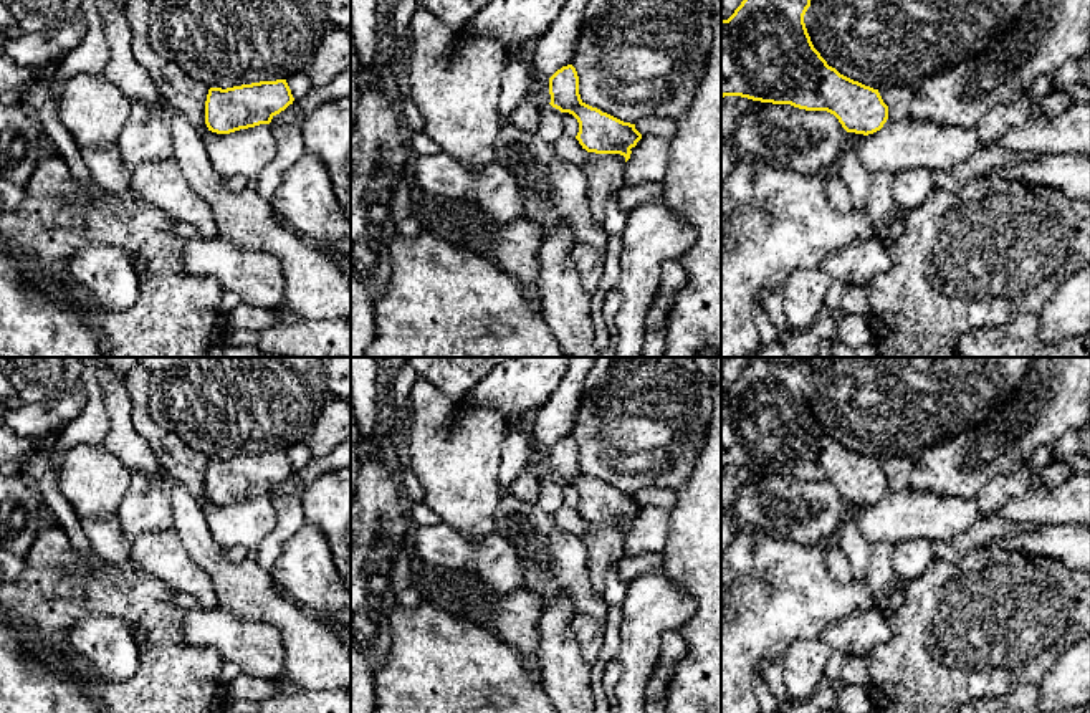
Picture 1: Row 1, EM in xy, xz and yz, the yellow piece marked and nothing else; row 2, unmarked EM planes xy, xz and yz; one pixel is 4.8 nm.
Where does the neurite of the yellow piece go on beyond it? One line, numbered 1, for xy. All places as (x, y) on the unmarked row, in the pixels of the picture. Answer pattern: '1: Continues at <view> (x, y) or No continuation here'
1: No continuation here

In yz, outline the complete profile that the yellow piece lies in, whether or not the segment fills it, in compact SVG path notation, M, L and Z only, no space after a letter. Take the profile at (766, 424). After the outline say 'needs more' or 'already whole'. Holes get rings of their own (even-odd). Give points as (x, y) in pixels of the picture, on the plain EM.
M804 357L792 362L748 359L734 384L721 390L721 468L741 467L806 481L827 481L847 503L873 505L887 493L888 476L878 460L840 445L814 419L804 394L810 371Z; already whole

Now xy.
M286 450L260 452L233 458L210 458L205 471L205 495L217 505L270 495L293 475Z; already whole

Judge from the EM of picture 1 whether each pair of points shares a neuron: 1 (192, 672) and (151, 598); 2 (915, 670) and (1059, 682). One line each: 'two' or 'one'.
1: one
2: two

